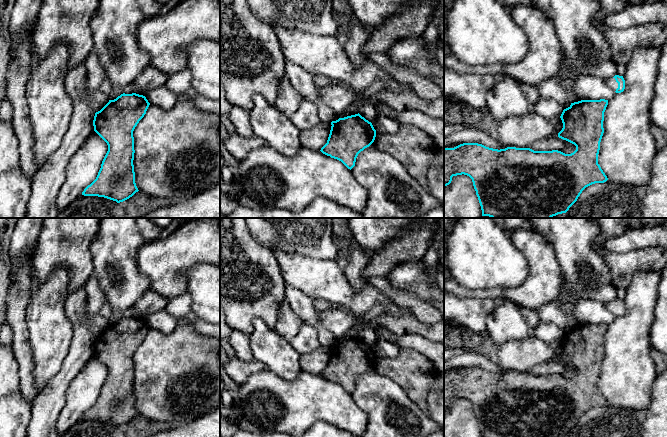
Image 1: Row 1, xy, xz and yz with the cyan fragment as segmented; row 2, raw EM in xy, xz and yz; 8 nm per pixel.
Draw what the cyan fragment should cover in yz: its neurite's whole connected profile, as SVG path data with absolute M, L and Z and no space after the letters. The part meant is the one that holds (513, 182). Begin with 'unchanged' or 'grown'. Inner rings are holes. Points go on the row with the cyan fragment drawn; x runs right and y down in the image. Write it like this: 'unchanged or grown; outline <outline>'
unchanged; outline M605 99L581 100L563 110L560 116L563 128L558 137L576 146L571 154L516 147L498 150L478 143L444 148L444 186L451 183L453 176L469 176L482 216L491 218L552 218L566 213L586 187L608 180L598 164L607 105Z

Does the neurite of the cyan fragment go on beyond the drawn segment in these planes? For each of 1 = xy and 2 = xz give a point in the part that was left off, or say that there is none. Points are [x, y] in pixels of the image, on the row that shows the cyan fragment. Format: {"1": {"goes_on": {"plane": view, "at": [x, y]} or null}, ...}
{"1": {"goes_on": null}, "2": {"goes_on": null}}

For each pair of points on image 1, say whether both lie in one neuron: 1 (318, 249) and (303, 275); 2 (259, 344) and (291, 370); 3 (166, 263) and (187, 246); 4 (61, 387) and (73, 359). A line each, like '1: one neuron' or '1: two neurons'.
1: two neurons
2: one neuron
3: one neuron
4: one neuron

